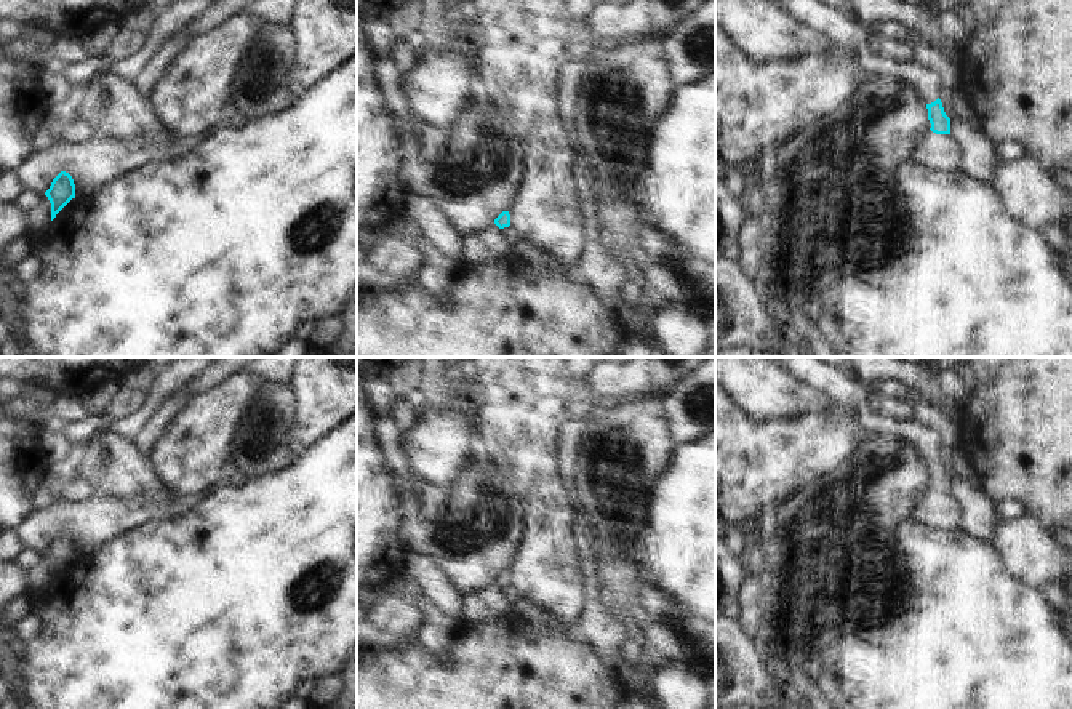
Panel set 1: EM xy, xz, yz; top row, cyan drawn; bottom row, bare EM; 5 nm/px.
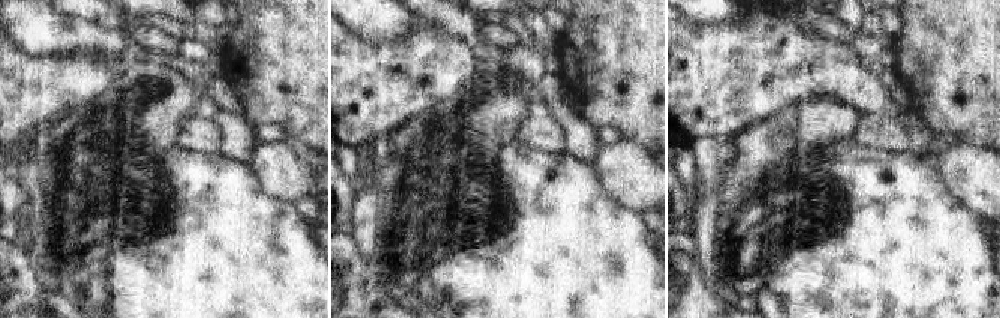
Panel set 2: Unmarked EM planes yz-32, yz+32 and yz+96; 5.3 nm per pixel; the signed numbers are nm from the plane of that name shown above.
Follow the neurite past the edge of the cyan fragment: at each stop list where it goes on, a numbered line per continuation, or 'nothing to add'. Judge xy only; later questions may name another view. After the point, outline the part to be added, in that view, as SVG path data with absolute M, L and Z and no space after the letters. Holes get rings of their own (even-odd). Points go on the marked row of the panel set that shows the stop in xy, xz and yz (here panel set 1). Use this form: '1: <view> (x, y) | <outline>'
nothing to add

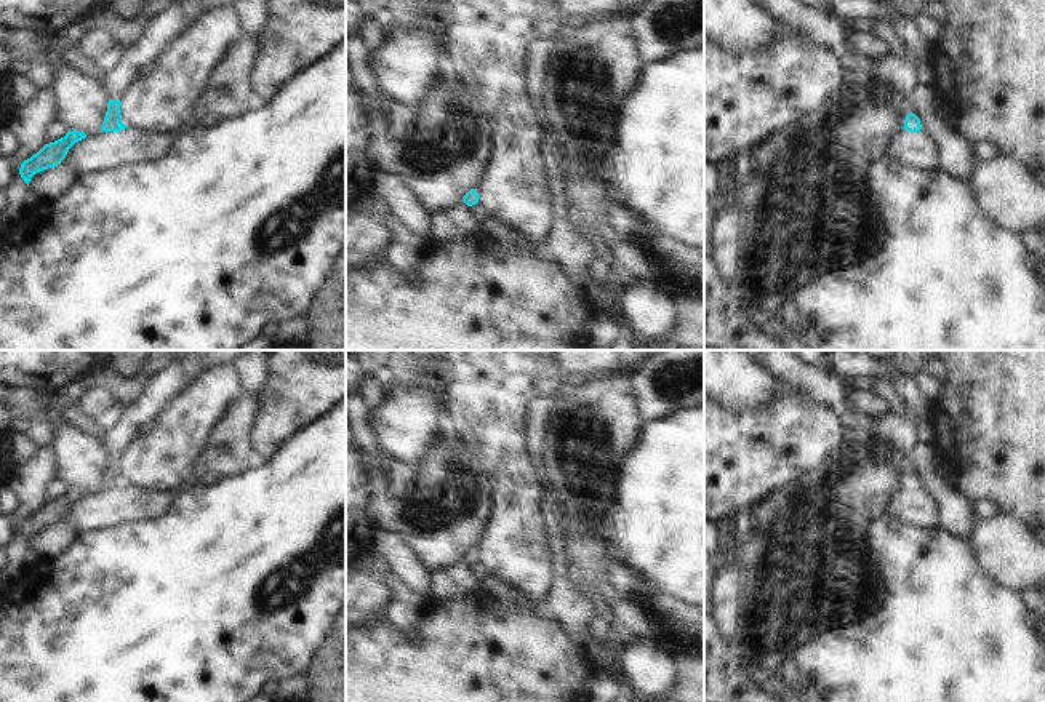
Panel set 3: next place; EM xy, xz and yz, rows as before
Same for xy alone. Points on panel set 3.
1: xy (172, 21) | M181 0L154 14L139 38L122 51L118 62L102 74L109 101L122 96L126 86L202 14L202 0Z

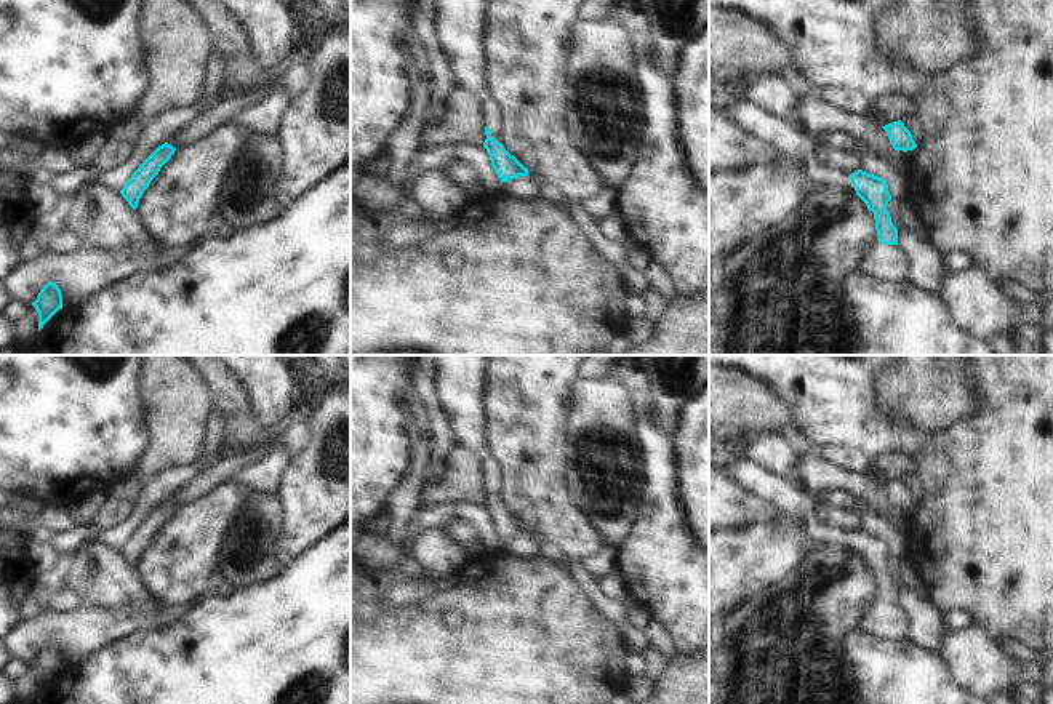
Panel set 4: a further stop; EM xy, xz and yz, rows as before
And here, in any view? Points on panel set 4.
1: xz (490, 108) | M482 96L482 112L485 126L490 130L491 138L501 142L501 123L499 123L499 106L494 99Z

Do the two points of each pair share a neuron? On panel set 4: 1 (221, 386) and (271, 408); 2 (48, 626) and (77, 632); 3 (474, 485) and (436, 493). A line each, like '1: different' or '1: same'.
1: different
2: same
3: same

